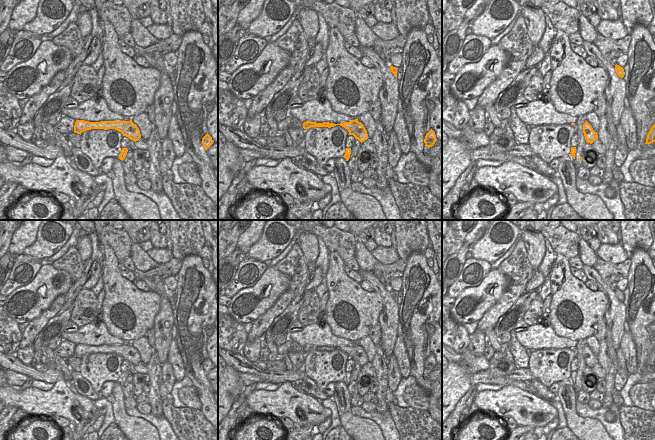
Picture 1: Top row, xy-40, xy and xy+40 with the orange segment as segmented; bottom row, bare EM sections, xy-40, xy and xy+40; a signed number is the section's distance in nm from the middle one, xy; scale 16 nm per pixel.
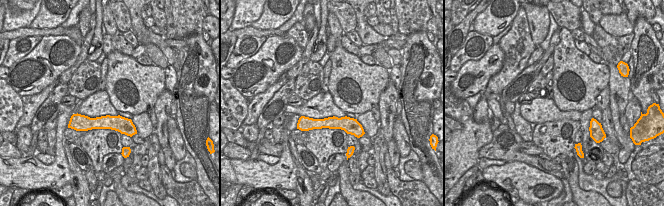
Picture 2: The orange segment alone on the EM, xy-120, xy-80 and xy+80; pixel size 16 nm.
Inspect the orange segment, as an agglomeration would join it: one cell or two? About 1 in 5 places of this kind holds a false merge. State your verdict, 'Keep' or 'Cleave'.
Keep.

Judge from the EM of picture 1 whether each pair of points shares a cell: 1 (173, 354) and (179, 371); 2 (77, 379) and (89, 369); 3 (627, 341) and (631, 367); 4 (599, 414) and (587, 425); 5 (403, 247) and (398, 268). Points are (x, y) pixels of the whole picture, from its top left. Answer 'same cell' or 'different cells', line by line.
1: same cell
2: different cells
3: same cell
4: different cells
5: different cells

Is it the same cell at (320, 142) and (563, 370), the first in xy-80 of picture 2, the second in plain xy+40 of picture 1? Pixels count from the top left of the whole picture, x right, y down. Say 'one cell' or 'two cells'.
one cell

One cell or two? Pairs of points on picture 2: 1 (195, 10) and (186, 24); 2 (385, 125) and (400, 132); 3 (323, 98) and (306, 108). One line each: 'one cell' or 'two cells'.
1: one cell
2: two cells
3: one cell

